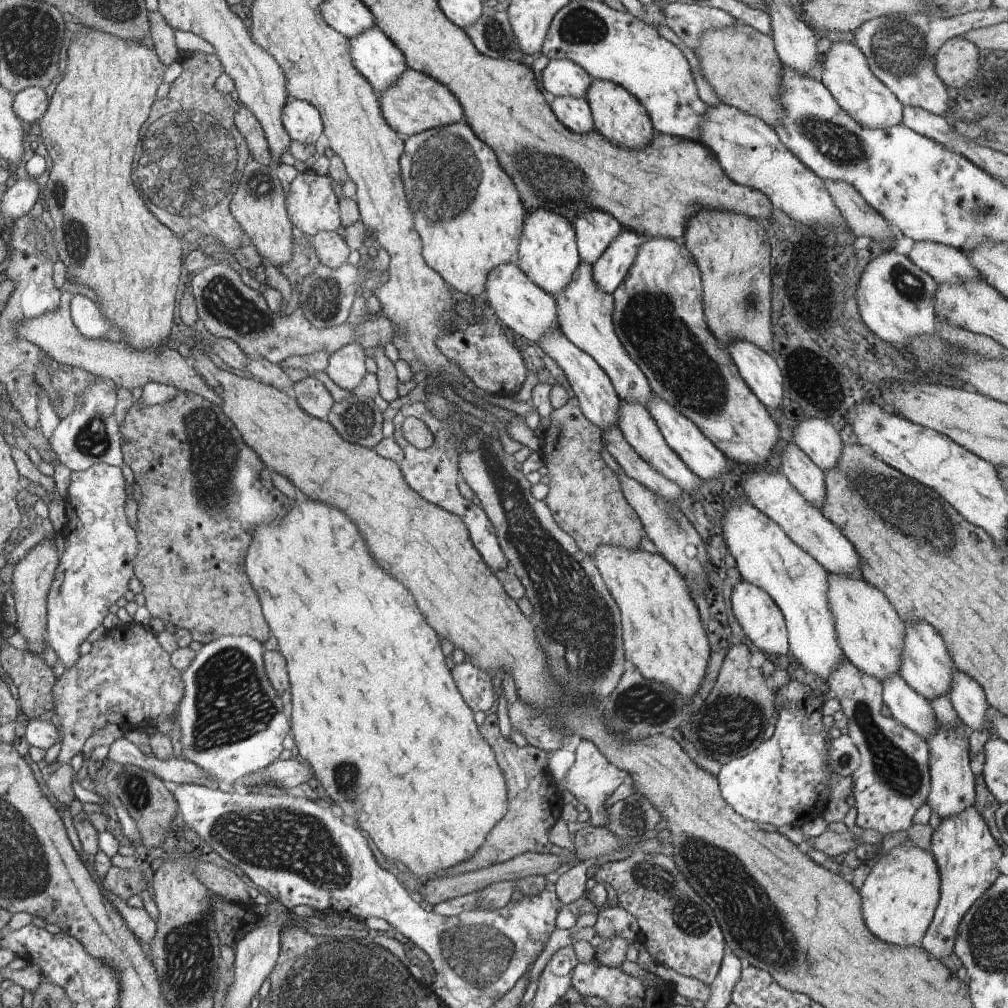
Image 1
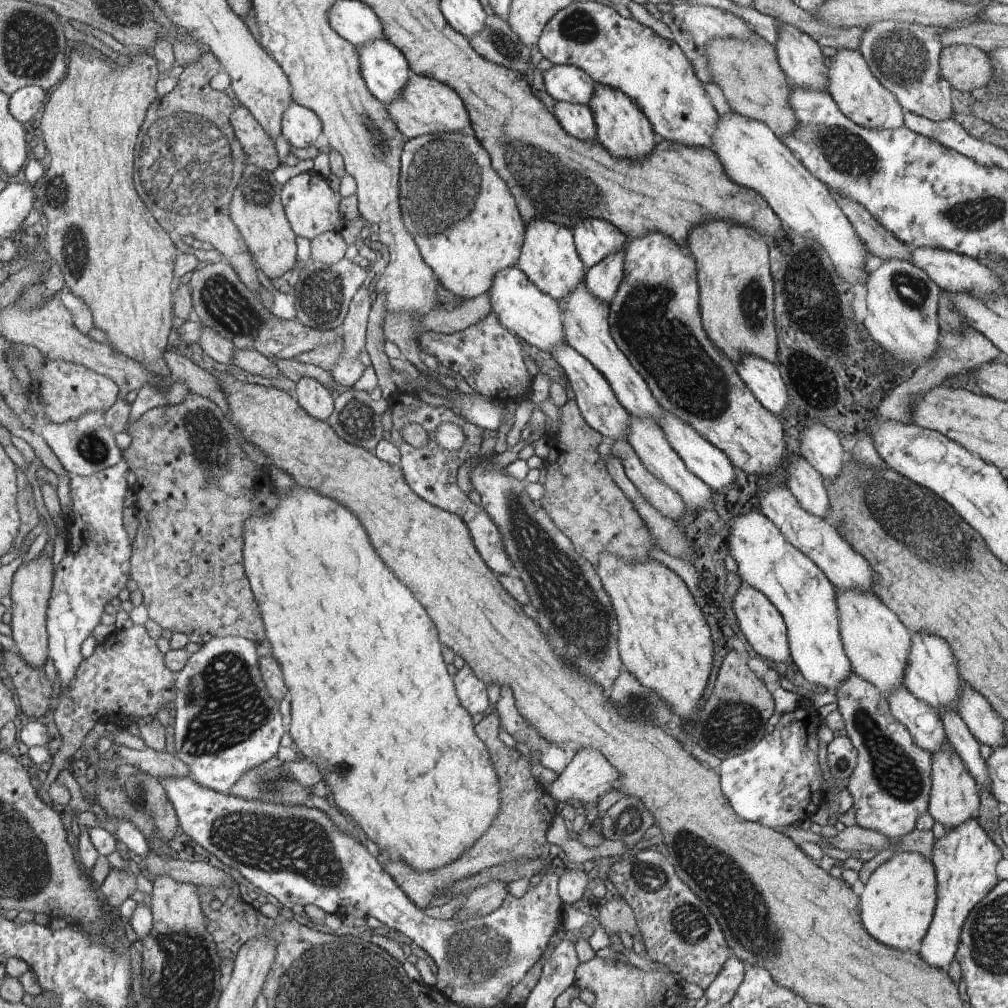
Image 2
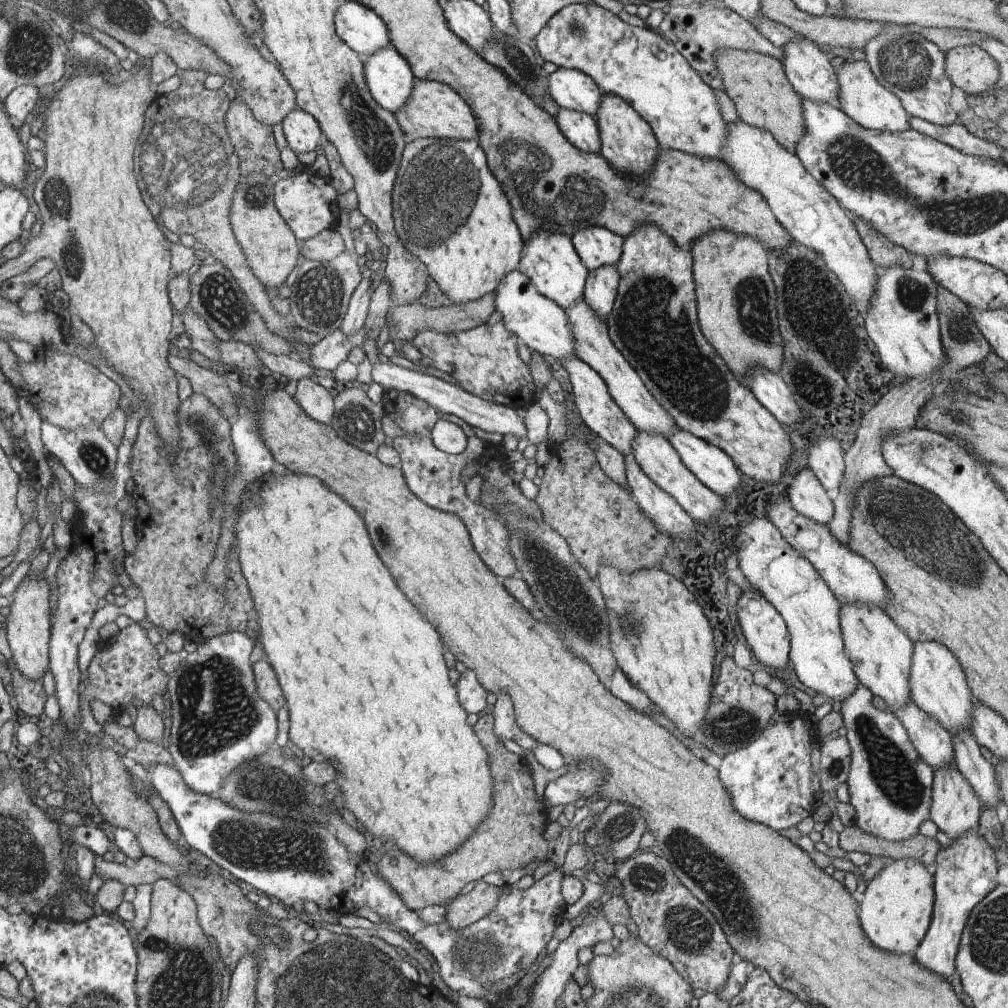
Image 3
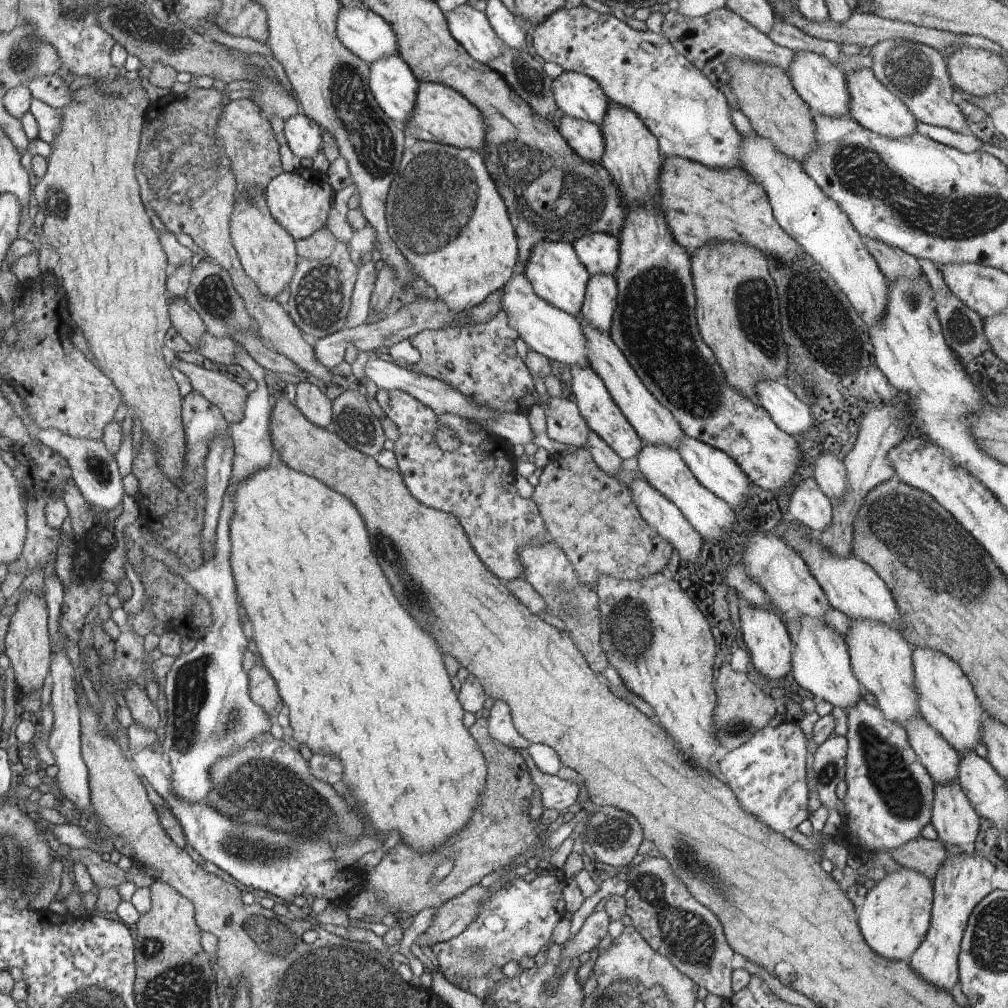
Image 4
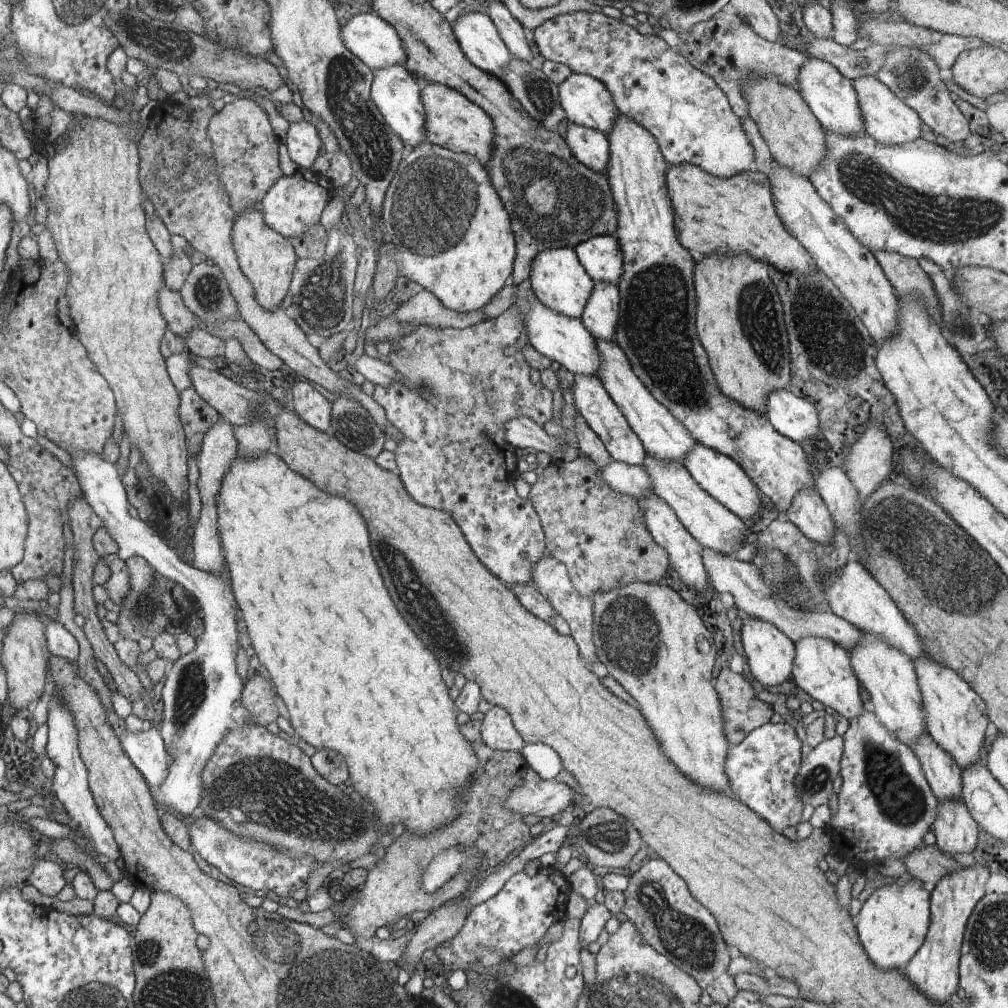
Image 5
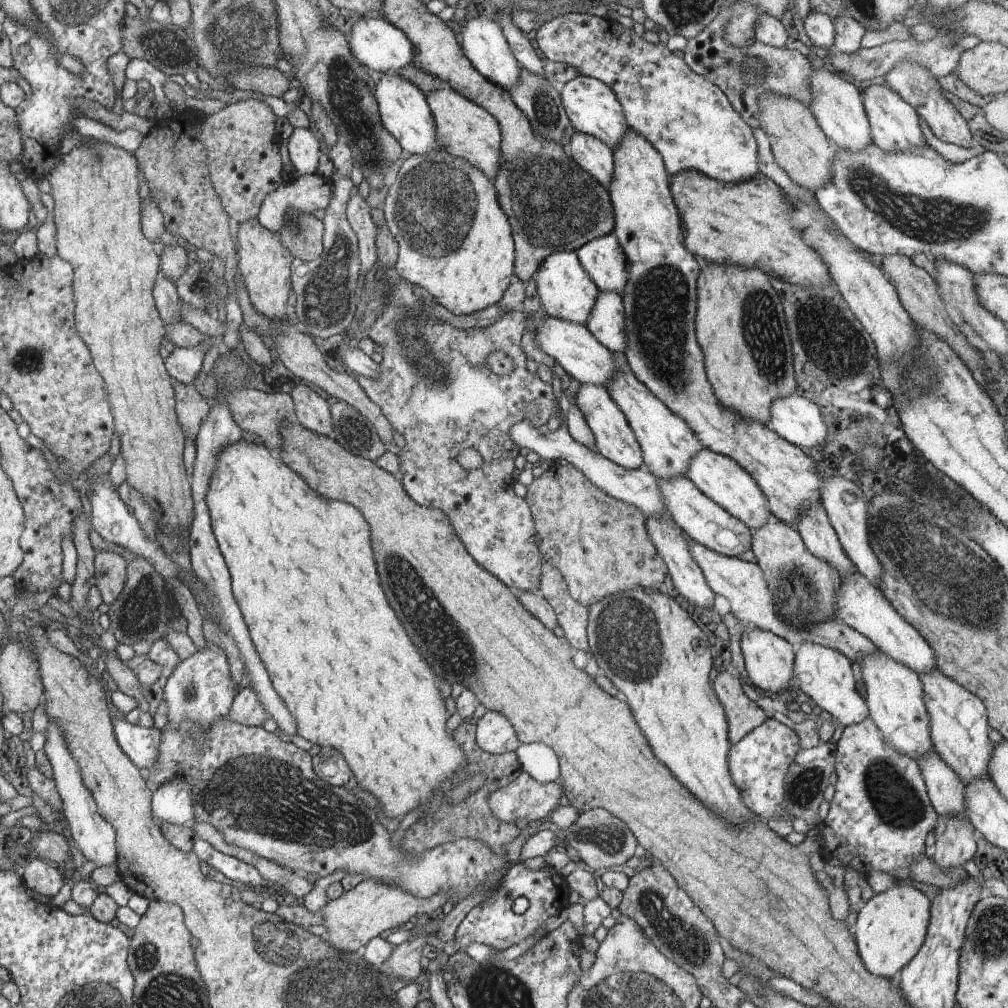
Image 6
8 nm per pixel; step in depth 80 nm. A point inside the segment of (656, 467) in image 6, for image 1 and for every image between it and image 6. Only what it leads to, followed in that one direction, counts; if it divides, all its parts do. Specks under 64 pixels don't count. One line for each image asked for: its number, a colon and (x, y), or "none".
1: (585, 312)
2: (585, 318)
3: (591, 338)
4: (655, 424)
5: (664, 437)

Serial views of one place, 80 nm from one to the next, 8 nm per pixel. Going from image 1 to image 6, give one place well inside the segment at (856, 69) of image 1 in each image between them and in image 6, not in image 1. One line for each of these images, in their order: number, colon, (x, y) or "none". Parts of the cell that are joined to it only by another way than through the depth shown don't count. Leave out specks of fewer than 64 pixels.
2: (859, 95)
3: (864, 99)
4: (876, 108)
5: (890, 121)
6: (895, 126)

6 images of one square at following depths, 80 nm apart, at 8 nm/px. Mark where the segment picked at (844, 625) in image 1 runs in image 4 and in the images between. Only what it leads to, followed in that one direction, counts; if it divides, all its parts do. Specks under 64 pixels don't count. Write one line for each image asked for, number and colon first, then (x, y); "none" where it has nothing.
2: (875, 640)
3: (881, 652)
4: (882, 660)

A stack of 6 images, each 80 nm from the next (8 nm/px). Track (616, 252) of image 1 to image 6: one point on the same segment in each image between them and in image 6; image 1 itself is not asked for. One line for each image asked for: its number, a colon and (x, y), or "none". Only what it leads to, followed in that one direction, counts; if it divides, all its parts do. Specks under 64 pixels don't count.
2: (603, 279)
3: (600, 291)
4: (599, 305)
5: (600, 317)
6: (607, 323)

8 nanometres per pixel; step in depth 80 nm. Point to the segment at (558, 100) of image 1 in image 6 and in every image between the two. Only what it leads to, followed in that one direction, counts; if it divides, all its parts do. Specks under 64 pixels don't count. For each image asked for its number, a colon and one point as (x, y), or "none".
2: (576, 119)
3: (581, 129)
4: (585, 138)
5: (590, 147)
6: (589, 153)

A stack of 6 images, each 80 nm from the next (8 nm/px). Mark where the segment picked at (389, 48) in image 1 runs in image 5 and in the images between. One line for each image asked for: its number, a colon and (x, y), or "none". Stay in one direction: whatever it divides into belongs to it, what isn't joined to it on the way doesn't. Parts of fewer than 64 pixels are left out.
2: (384, 66)
3: (390, 78)
4: (394, 87)
5: (396, 93)

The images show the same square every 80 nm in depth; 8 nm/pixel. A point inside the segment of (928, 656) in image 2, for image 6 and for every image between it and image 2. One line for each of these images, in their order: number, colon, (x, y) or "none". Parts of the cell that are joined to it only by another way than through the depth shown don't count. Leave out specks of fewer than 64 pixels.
3: (938, 685)
4: (946, 699)
5: (956, 718)
6: (959, 725)

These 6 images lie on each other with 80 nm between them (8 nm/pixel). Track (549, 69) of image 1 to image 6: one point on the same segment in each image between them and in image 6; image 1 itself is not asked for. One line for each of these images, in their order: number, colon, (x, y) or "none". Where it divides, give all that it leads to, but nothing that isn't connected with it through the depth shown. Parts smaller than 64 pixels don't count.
2: (567, 83)
3: (573, 89)
4: (578, 95)
5: (587, 102)
6: (592, 108)

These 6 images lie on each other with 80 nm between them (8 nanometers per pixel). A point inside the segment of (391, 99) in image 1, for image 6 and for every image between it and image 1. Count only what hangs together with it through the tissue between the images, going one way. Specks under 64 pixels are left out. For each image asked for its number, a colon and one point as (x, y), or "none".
2: (425, 106)
3: (434, 110)
4: (441, 114)
5: (453, 122)
6: (465, 129)

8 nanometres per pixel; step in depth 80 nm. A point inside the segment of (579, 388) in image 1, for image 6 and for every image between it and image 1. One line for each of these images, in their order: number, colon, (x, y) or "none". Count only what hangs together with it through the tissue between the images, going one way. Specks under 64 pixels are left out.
2: (599, 405)
3: (594, 404)
4: (596, 406)
5: (602, 415)
6: (615, 440)

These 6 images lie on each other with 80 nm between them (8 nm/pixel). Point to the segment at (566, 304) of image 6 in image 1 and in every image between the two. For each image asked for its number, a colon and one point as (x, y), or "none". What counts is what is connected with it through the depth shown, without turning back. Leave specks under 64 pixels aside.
1: (548, 254)
2: (551, 260)
3: (551, 261)
4: (555, 271)
5: (558, 280)

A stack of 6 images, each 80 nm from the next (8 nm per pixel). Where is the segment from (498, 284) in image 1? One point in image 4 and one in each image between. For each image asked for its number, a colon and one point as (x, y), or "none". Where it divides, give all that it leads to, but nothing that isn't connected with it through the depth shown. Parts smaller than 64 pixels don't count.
2: (529, 313)
3: (540, 323)
4: (546, 329)

